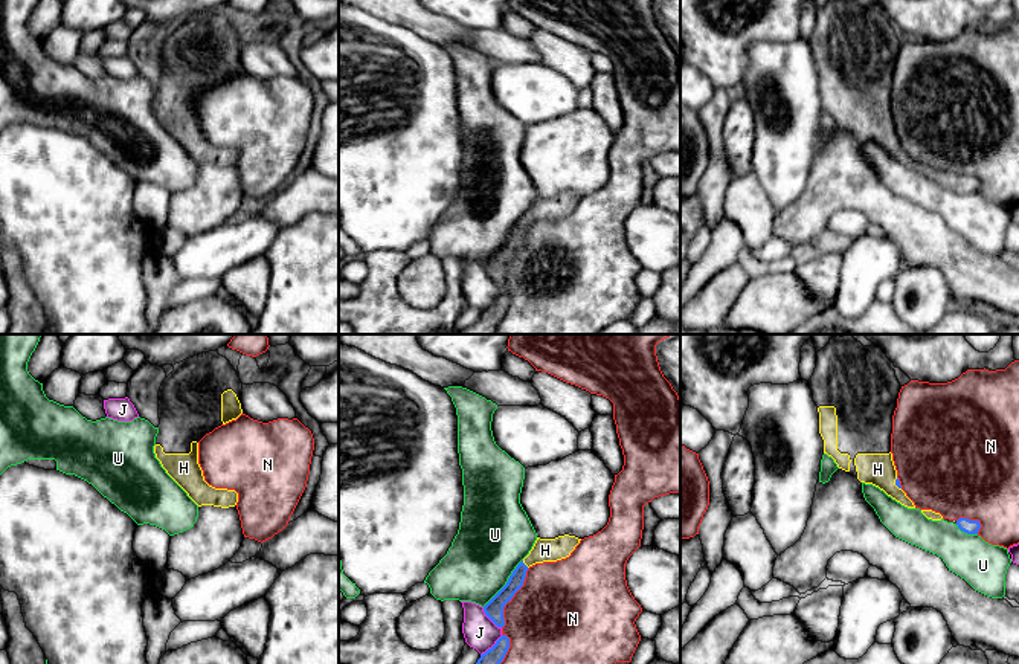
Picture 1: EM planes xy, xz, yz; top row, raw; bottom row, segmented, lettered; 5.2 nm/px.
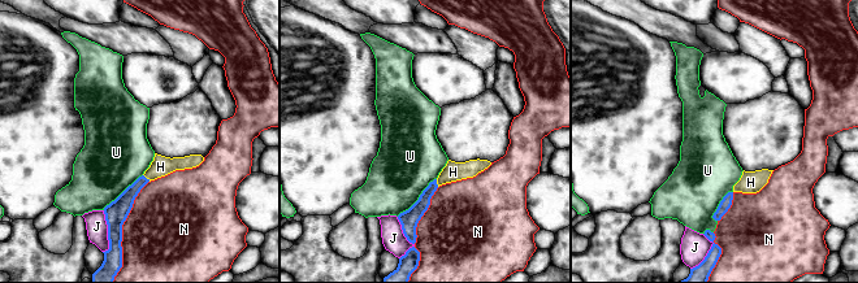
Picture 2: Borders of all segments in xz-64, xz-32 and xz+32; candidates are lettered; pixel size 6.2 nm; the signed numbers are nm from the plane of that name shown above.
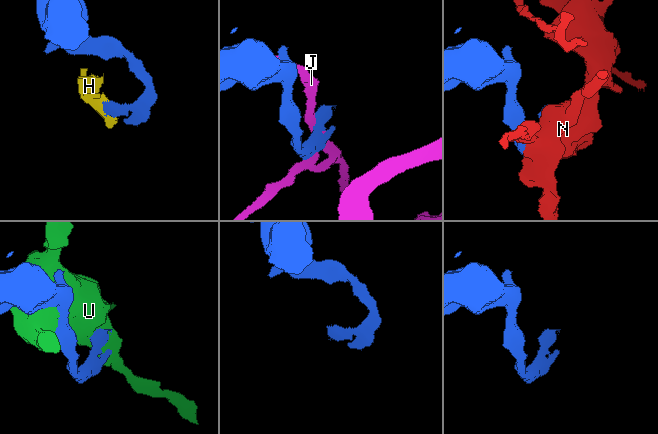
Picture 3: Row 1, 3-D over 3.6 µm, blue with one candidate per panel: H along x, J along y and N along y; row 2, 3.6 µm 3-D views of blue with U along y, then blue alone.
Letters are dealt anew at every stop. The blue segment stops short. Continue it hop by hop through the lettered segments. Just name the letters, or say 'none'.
H

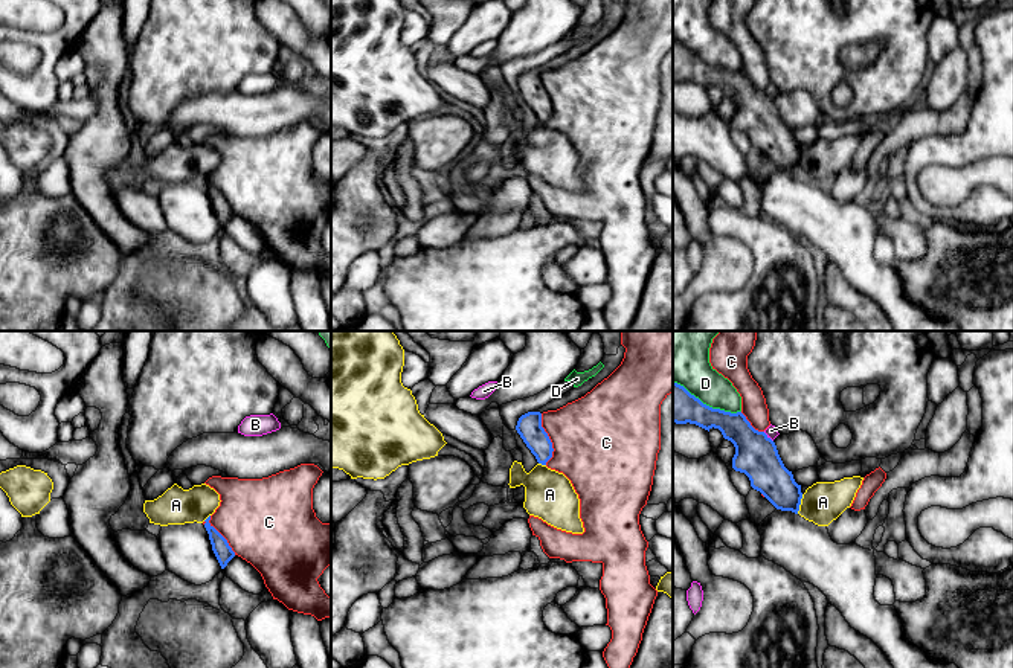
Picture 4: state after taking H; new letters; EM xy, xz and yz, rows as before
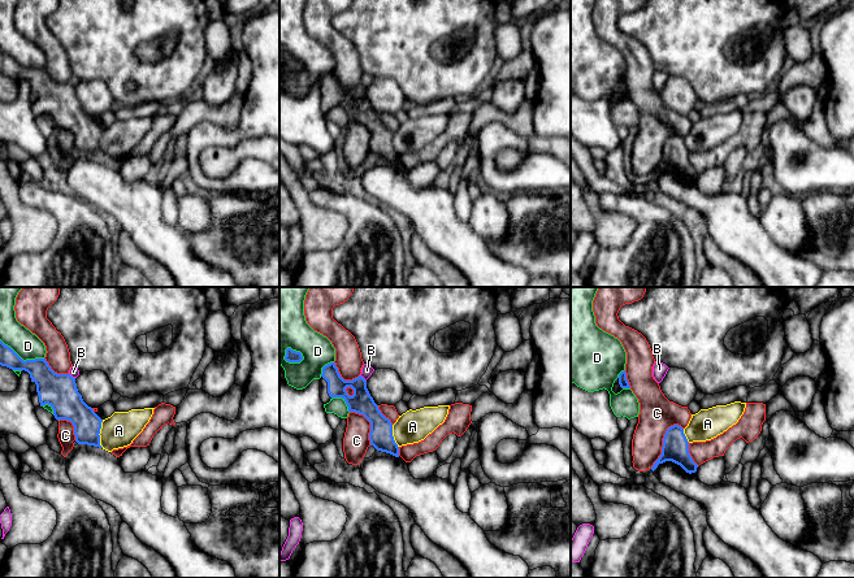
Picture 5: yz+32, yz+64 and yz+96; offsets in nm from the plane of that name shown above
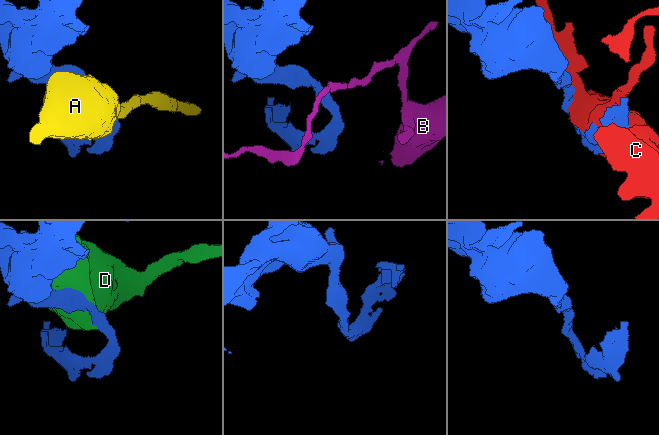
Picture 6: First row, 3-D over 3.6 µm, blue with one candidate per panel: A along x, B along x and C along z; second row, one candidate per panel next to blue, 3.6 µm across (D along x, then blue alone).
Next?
none

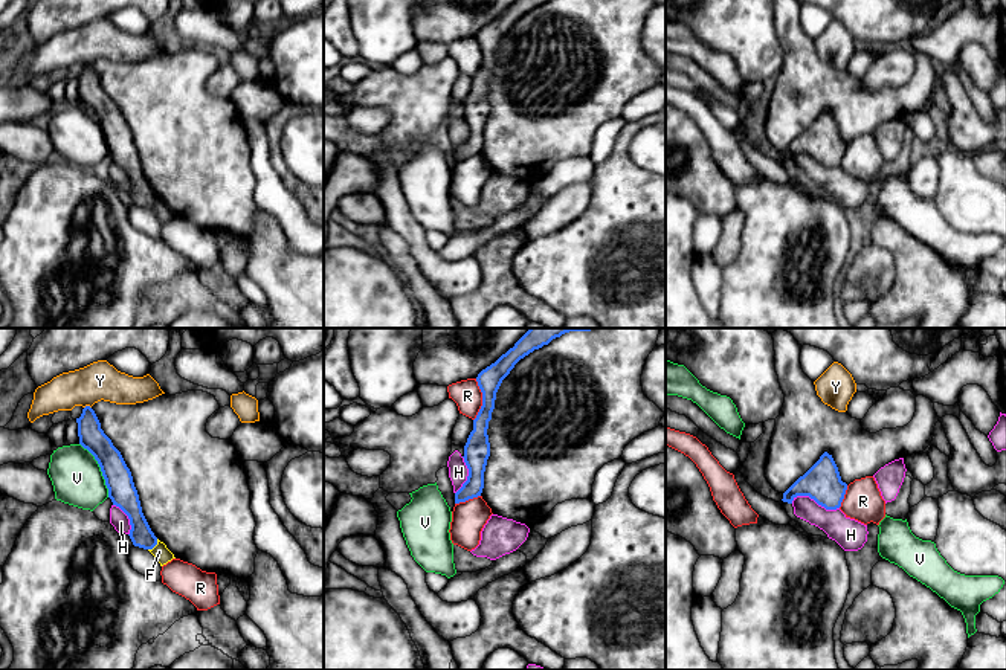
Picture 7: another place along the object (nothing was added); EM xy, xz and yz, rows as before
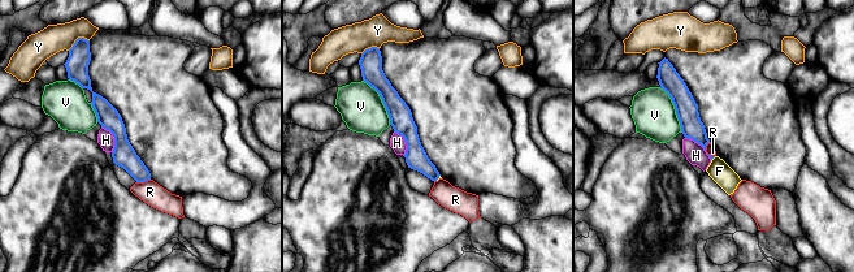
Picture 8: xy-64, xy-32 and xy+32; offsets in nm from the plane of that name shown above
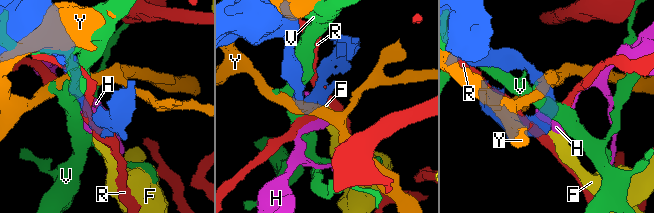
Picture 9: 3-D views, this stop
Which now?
none

